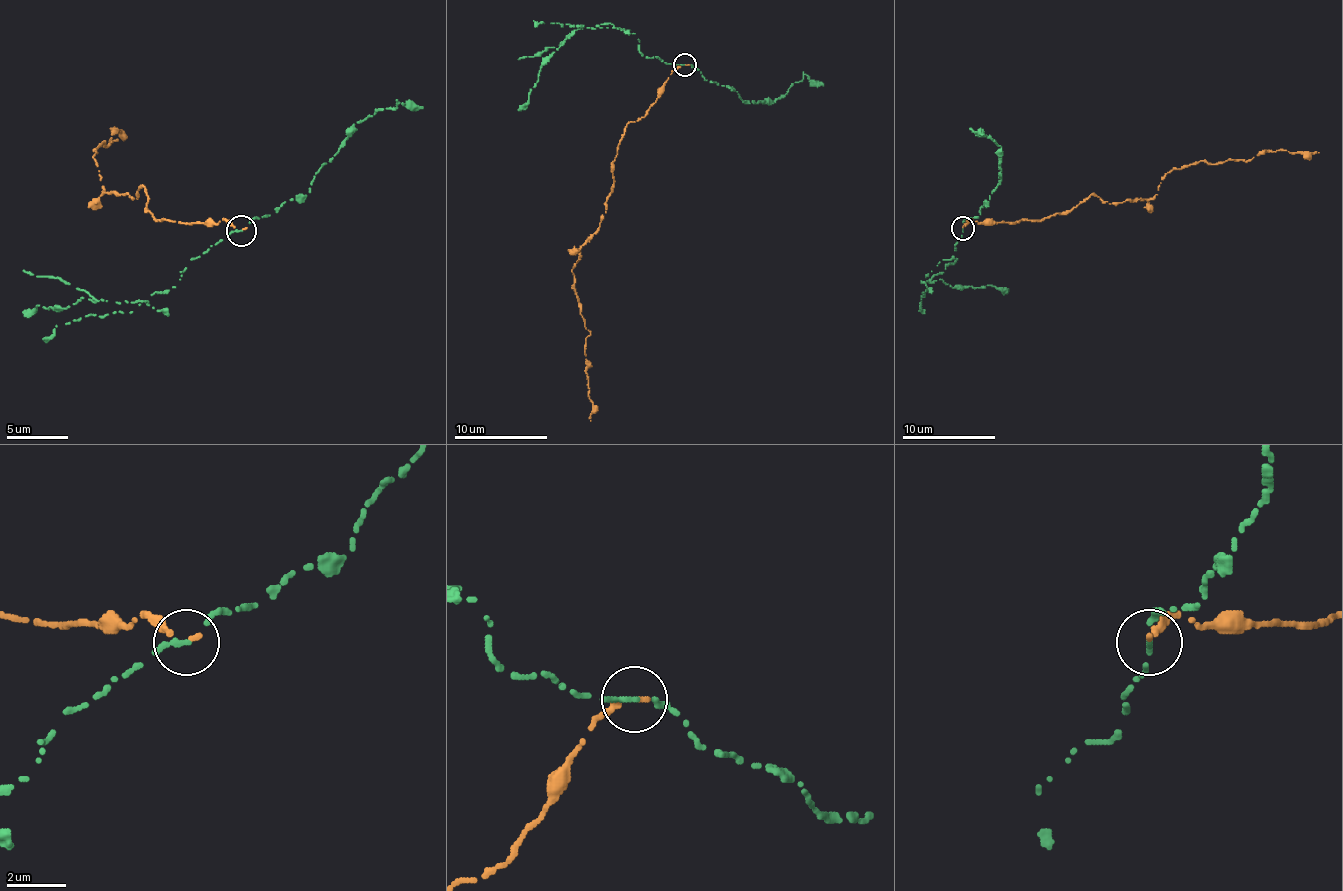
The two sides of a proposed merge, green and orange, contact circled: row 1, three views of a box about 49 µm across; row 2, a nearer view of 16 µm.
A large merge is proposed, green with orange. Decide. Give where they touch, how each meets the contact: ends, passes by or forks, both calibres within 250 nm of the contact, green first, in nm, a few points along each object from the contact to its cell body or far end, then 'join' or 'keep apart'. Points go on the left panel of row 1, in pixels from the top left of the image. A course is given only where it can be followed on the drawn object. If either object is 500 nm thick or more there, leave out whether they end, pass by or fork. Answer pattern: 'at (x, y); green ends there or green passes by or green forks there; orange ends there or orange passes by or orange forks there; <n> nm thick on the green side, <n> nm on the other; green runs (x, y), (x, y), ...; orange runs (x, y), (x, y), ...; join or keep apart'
at (241, 230); green ends there; orange ends there; 200 nm thick on the green side, 180 nm on the other; green runs (240, 231), (148, 301), (78, 298), (66, 308), (39, 304), (23, 314); orange runs (243, 228), (155, 219), (142, 185), (133, 198), (103, 191), (93, 158), (118, 130); keep apart

